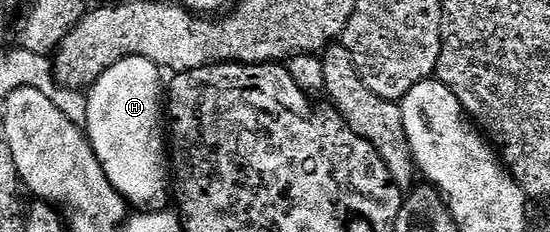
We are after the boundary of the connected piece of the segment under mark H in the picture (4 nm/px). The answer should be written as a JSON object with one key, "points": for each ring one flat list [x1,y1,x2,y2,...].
{"points":[[128,57,127,59,121,59,116,61,116,65,112,65,107,69,104,74,95,81,93,87,89,88,88,94,90,95,86,99,86,123,84,122,84,130,86,135,90,140,90,144,95,151,99,161,103,165,104,173,107,174,108,181,111,185,122,195,123,199,127,204,133,205,135,203,135,208,146,209,154,203,157,199,162,199,171,190,172,183,168,176,171,174,172,167,168,162,168,143,164,138,164,79,162,83,163,72,160,68,154,64,152,61,148,61,144,57]]}

